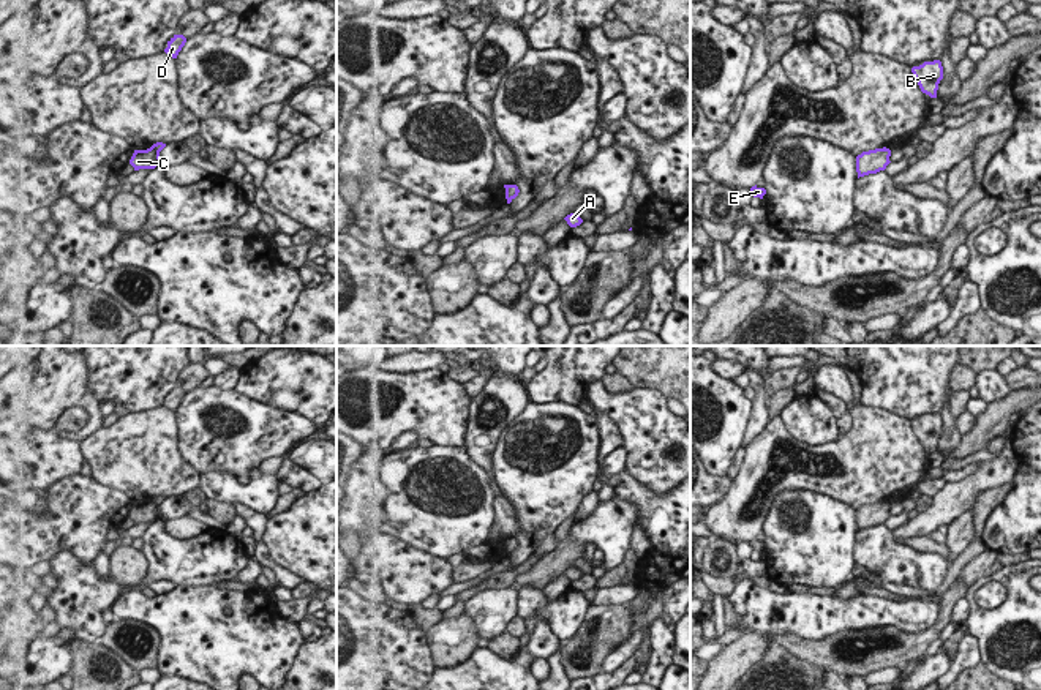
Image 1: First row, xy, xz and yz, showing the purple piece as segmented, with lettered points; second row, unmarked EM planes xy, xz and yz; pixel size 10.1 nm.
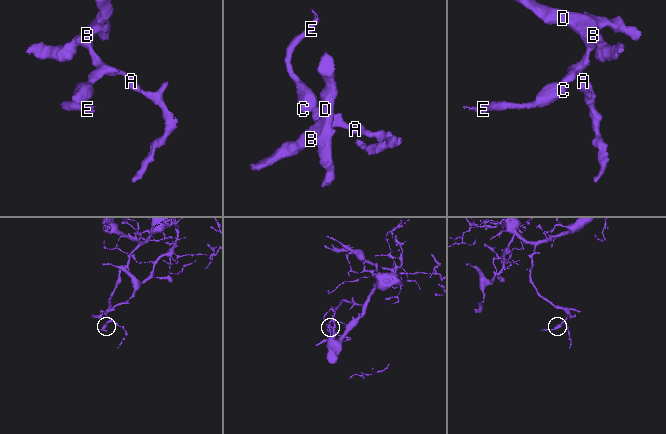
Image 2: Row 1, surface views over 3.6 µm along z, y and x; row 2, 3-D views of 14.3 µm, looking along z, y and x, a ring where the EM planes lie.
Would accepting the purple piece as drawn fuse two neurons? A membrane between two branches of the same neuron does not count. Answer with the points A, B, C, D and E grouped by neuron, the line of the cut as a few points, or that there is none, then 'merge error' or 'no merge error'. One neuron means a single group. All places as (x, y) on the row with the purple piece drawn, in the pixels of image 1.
A B D / C E; cut in xy along (150, 147), (158, 153); merge error

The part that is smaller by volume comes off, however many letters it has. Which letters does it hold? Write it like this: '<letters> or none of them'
C, E

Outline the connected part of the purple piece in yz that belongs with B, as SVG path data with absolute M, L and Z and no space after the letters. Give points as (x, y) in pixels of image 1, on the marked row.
M940 60L924 62L919 66L913 66L911 73L923 93L930 98L937 98L938 84L943 79L943 66Z

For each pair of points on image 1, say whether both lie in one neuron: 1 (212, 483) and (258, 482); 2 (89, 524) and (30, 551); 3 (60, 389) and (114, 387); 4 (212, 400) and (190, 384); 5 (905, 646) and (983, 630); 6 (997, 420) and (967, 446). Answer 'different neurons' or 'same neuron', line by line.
1: same neuron
2: same neuron
3: different neurons
4: different neurons
5: different neurons
6: same neuron

